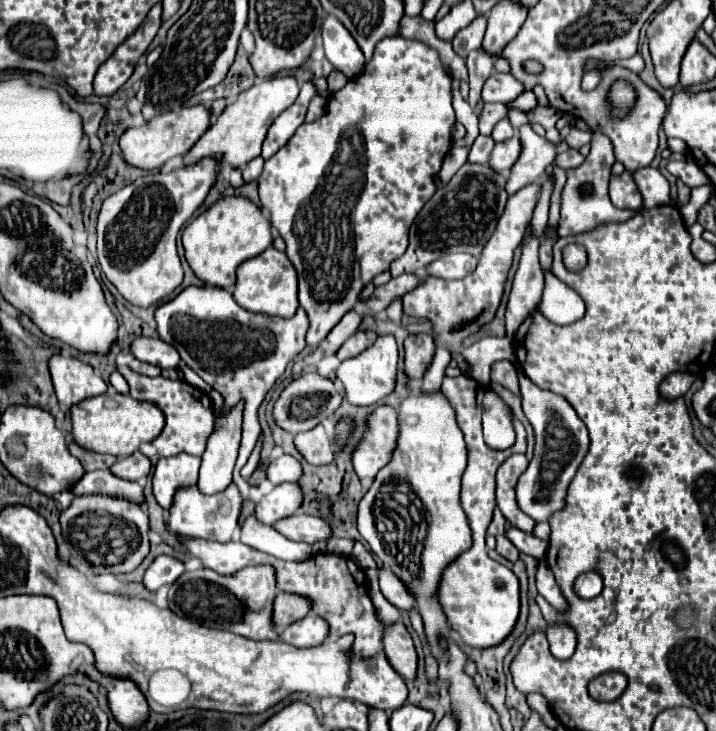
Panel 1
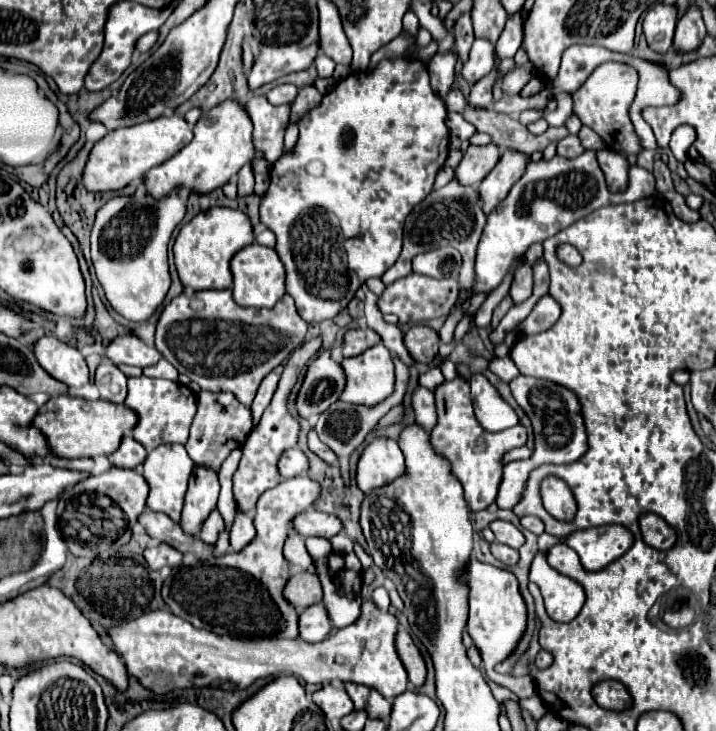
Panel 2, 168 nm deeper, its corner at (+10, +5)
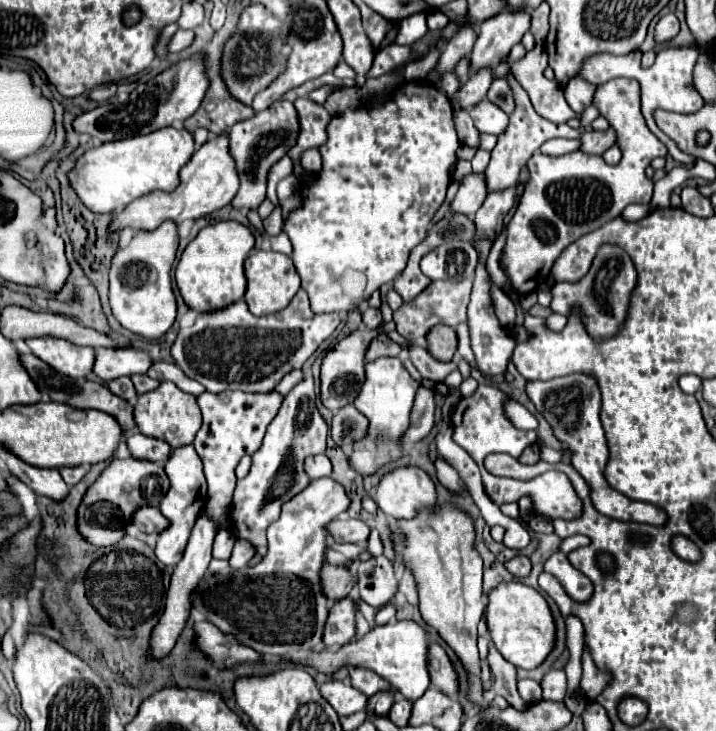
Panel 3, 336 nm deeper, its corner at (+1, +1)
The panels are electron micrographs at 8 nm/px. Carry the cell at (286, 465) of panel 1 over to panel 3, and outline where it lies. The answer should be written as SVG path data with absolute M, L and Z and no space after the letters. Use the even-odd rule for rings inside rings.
M326 455L310 457L310 459L306 459L306 473L308 473L312 479L330 475L330 473L332 473L332 463L330 463L330 459L328 459Z

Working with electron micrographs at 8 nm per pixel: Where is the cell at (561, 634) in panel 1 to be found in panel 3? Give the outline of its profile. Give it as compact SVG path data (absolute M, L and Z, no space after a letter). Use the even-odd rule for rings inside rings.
M550 671L542 679L544 699L562 701L566 695L566 673L564 671Z

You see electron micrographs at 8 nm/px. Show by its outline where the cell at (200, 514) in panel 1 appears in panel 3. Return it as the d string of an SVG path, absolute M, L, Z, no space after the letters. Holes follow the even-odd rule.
M222 529L222 531L216 535L216 539L214 539L212 557L214 557L214 559L230 559L234 543L236 543L234 535L230 535L228 531L224 531L224 529Z

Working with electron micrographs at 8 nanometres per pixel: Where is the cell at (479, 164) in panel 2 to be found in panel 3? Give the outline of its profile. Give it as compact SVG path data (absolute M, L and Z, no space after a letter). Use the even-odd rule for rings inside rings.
M474 173L466 175L460 183L460 189L458 189L456 197L450 203L450 213L452 215L474 217L474 213L484 203L484 199L486 199L484 175L474 175Z

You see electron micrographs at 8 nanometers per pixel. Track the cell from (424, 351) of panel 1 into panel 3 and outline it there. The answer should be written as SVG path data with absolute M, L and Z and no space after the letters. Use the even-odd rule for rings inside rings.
M434 327L428 335L428 351L438 361L452 361L458 347L458 337L452 327Z

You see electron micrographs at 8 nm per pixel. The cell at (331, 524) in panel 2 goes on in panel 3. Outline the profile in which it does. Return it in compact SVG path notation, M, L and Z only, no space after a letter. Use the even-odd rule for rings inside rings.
M336 519L330 523L330 535L338 543L366 543L370 527L358 519Z

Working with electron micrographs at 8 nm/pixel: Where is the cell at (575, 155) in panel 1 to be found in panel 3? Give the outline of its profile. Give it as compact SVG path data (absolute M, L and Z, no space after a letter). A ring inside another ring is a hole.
M612 127L608 131L590 131L582 135L582 151L592 155L602 155L614 143L616 143L616 131Z

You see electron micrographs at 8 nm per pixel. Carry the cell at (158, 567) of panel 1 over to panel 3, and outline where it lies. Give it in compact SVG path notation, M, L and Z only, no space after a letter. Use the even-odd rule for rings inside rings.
M184 445L184 447L178 447L178 449L172 451L172 455L166 463L166 473L170 475L170 491L162 499L160 511L170 521L170 525L158 537L156 555L158 555L158 559L162 559L162 563L176 567L178 561L182 559L182 555L184 555L192 527L194 527L198 515L202 513L202 509L206 505L208 487L206 487L206 479L204 479L204 473L202 473L202 461L200 461L200 457L198 457L198 453L192 445Z

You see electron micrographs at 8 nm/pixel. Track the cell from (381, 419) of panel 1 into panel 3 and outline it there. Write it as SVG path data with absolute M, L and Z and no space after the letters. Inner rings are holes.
M400 467L384 475L376 503L392 519L414 519L422 509L434 511L436 485L418 467Z

